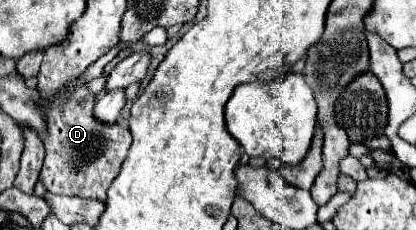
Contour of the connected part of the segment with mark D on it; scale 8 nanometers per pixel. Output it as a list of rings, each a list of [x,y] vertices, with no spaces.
[[[82,87],[64,107],[50,105],[50,133],[44,141],[46,159],[40,181],[44,181],[50,193],[96,199],[104,203],[110,181],[116,179],[124,159],[128,157],[132,135],[120,125],[104,127],[102,123],[96,123],[96,119],[92,119],[92,103],[96,103],[96,97]]]

